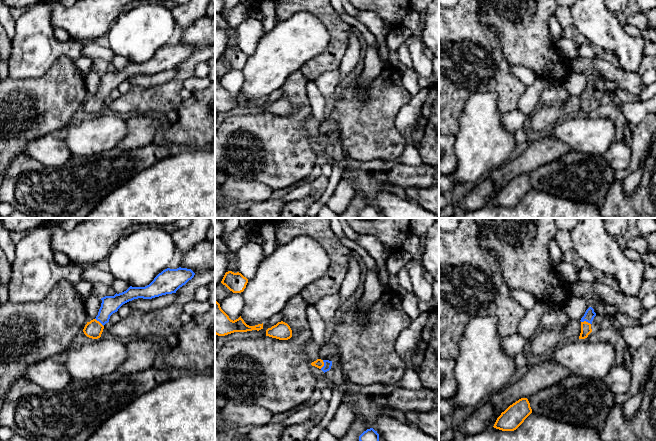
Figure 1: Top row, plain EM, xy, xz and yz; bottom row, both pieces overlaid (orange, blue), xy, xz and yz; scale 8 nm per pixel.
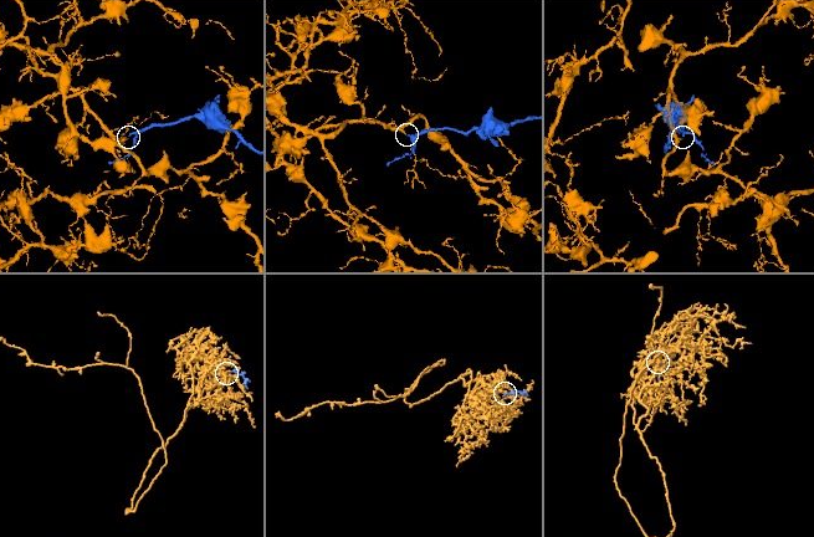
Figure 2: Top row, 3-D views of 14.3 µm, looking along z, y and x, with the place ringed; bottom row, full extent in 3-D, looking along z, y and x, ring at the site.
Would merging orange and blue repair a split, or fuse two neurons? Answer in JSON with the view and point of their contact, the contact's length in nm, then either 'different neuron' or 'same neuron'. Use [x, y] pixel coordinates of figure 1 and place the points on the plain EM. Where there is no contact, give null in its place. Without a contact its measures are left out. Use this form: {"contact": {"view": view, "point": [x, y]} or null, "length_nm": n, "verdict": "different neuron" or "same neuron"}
{"contact": {"view": "yz", "point": [585, 97]}, "length_nm": 80, "verdict": "same neuron"}

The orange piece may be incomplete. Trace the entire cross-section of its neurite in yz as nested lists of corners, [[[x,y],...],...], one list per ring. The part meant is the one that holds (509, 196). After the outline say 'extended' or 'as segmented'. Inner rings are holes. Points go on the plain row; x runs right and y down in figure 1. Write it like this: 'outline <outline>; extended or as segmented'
outline [[[521,174],[501,189],[493,203],[502,207],[514,207],[531,189],[528,175]]]; as segmented

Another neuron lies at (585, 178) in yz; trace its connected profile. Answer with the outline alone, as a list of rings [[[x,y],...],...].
[[[569,151],[527,175],[532,188],[538,191],[600,206],[615,181],[614,173],[604,155]]]

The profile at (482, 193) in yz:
[[[488,177],[479,180],[456,206],[459,211],[477,210],[494,202],[497,187]]]

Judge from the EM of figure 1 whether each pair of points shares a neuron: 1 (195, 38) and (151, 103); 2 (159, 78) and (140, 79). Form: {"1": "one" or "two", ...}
{"1": "one", "2": "one"}

